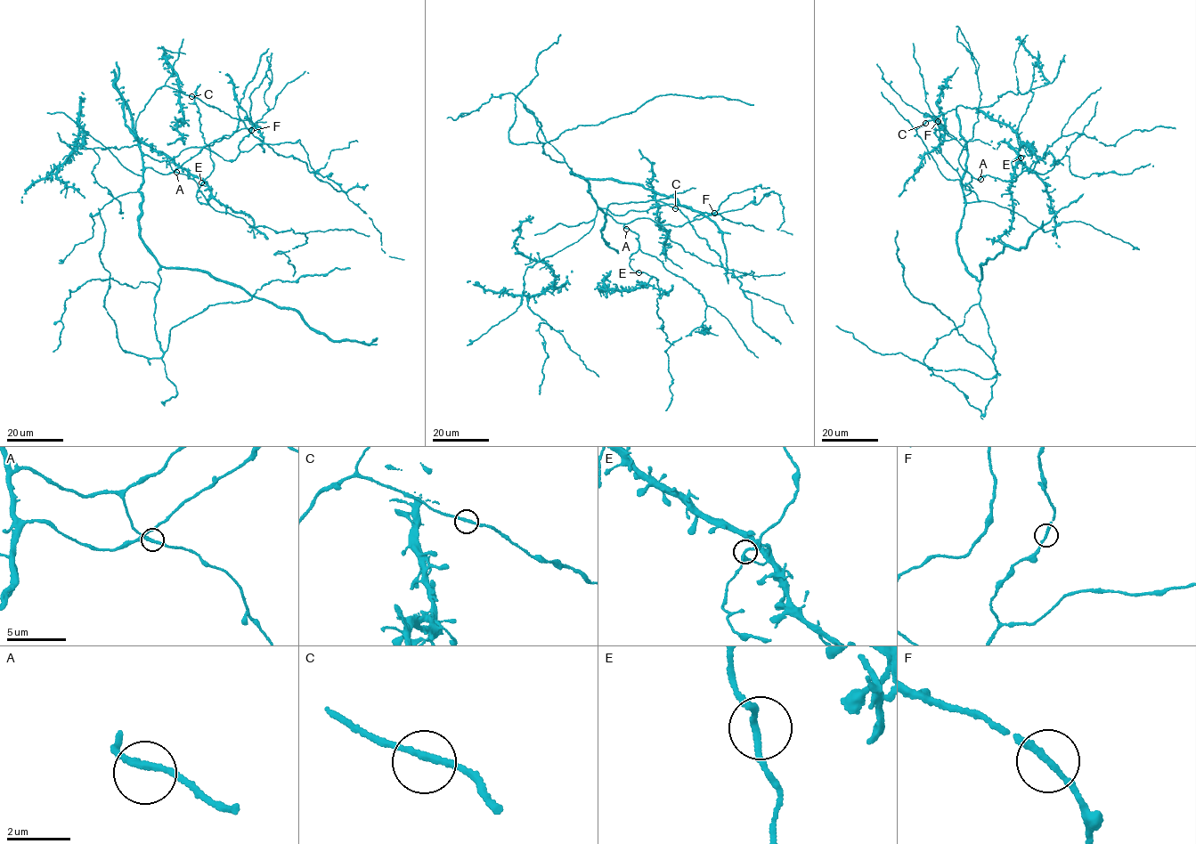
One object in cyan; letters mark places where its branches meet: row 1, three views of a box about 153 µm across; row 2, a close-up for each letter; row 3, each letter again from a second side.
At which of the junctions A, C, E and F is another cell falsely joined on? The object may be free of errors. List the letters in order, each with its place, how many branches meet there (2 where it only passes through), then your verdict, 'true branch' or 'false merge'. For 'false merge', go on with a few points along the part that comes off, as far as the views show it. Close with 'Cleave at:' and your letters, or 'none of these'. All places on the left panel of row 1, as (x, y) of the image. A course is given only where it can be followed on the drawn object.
A: at (176, 172); 2 branches meet; true branch
C: at (191, 96); 2 branches meet; true branch
E: at (201, 182); 2 branches meet; true branch
F: at (251, 130); 2 branches meet; true branch
Cleave at: none of these

